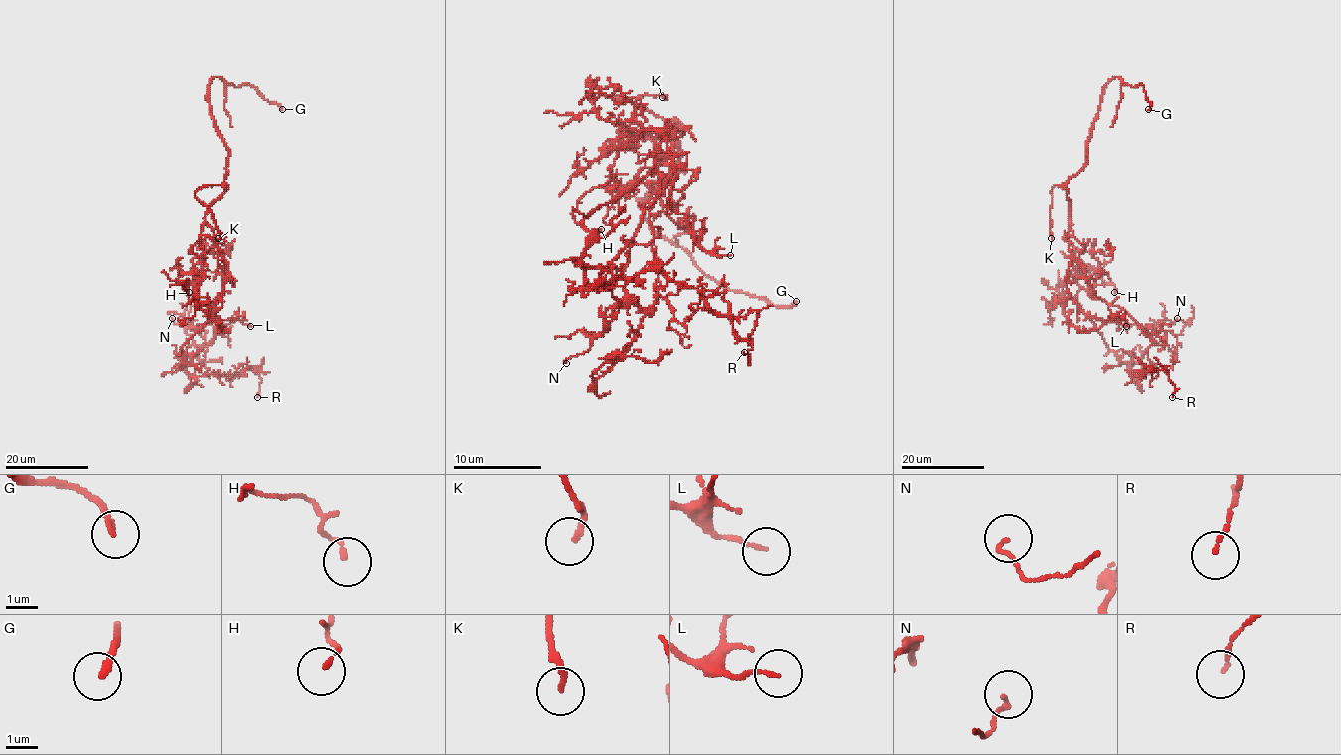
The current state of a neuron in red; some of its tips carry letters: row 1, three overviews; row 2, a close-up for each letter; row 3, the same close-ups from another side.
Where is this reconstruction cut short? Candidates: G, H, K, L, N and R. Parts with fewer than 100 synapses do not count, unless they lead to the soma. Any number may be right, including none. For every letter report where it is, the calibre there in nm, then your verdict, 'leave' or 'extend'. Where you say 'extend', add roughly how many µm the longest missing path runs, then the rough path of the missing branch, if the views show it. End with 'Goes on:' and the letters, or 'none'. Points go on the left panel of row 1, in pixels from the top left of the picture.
G: (282, 109) | 180 nm | extend | 60 µm
H: (189, 292) | 130 nm | leave
K: (218, 238) | 170 nm | extend | 120 µm | (218, 238), (241, 274), (240, 301), (262, 324), (304, 336), (319, 330), (323, 287), (276, 276), (237, 145)
L: (250, 326) | 120 nm | leave
N: (172, 318) | 130 nm | leave
R: (257, 397) | 110 nm | leave
Goes on: G, K

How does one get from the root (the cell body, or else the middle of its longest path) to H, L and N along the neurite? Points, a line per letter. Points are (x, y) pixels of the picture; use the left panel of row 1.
H: (219, 250), (200, 232), (206, 223), (216, 244), (200, 259), (198, 271), (175, 283), (189, 292)
L: (219, 250), (200, 237), (207, 268), (198, 301), (223, 331), (229, 319), (250, 326)
N: (219, 250), (227, 264), (229, 279), (215, 307), (216, 318), (195, 328), (186, 319), (175, 324), (172, 318)

